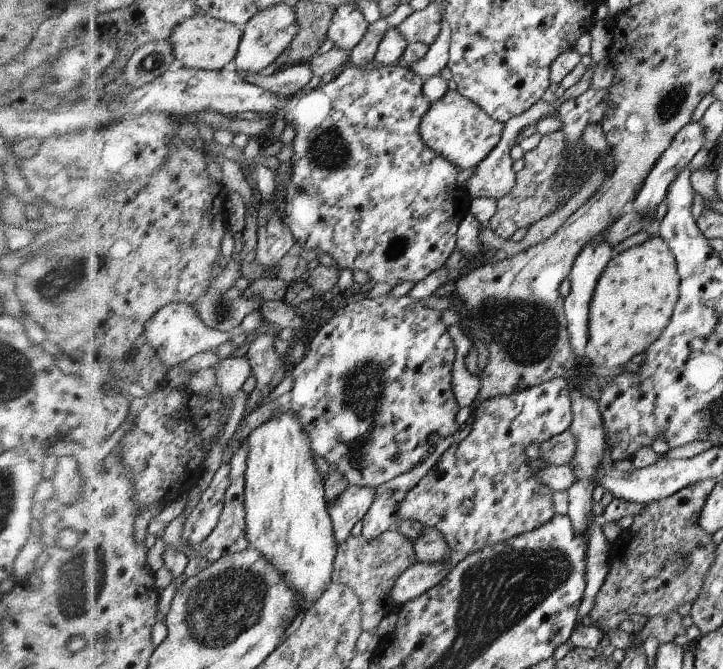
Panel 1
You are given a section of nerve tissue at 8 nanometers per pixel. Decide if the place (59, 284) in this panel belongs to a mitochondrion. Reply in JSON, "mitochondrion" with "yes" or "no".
{"mitochondrion":"yes"}

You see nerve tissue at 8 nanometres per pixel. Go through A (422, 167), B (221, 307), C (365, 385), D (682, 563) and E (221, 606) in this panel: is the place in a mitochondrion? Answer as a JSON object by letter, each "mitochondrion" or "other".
{"A":"other","B":"mitochondrion","C":"mitochondrion","D":"mitochondrion","E":"mitochondrion"}

